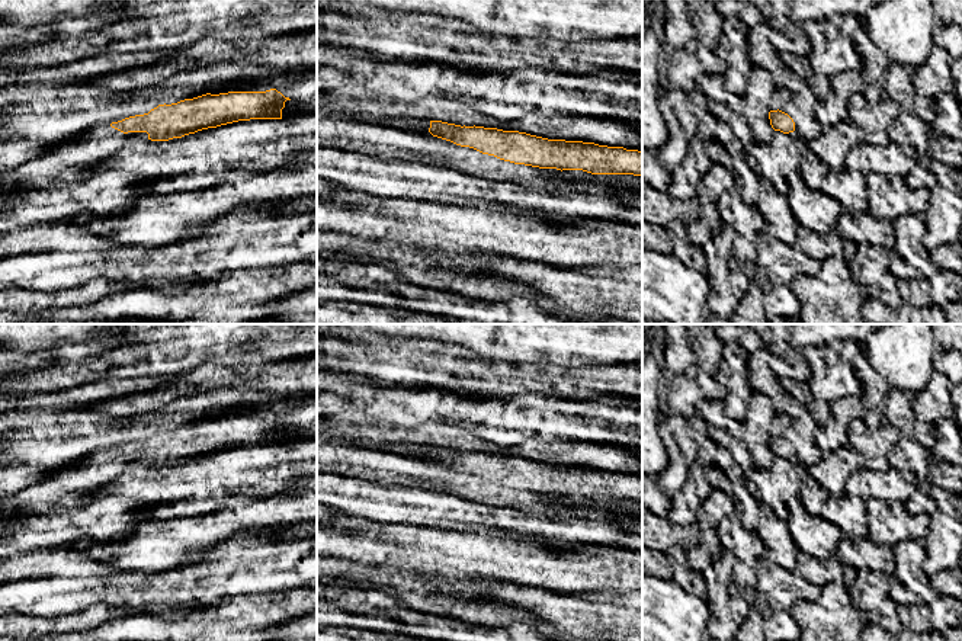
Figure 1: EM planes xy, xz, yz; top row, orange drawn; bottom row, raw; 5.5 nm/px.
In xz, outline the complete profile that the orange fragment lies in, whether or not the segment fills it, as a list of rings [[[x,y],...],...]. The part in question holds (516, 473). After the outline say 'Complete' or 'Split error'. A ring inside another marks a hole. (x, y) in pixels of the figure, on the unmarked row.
[[[388,446],[384,451],[429,459],[514,490],[539,494],[583,496],[591,500],[642,503],[642,478],[594,468],[548,465],[519,456],[461,452],[442,446]]]. Split error

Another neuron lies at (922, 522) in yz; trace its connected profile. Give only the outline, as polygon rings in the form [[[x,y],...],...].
[[[878,499],[866,501],[869,539],[894,547],[904,539],[924,539],[930,526],[930,515],[913,515],[905,503],[886,503]]]

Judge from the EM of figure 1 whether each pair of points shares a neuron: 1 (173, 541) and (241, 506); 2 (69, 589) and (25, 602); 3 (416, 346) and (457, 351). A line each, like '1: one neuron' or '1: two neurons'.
1: one neuron
2: one neuron
3: one neuron

